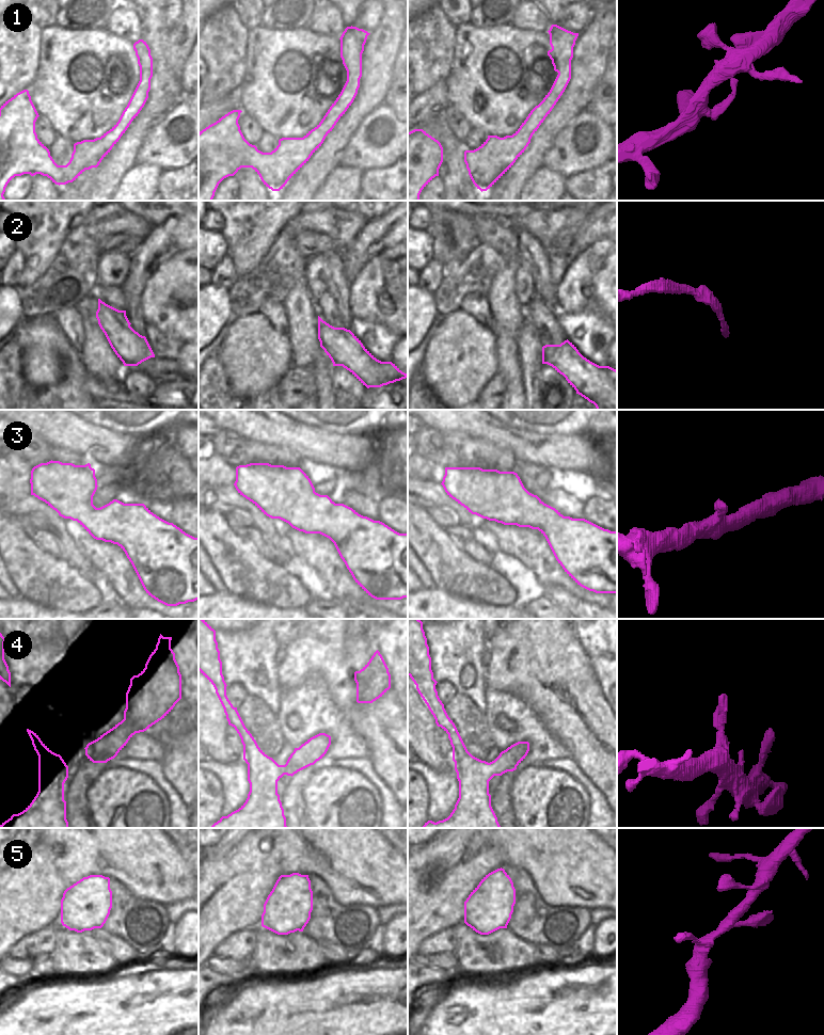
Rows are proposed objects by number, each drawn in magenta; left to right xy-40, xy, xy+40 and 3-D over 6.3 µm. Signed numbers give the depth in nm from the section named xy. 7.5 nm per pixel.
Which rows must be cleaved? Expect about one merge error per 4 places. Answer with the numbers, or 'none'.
none

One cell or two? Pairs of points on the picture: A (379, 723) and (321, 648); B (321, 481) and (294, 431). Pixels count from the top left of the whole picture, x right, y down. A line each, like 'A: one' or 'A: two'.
A: one
B: two

